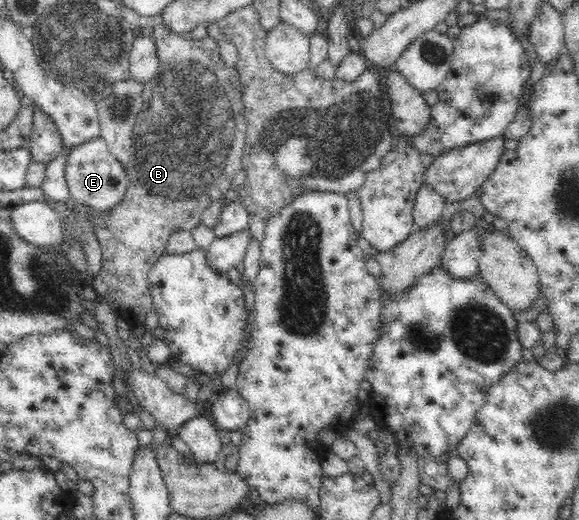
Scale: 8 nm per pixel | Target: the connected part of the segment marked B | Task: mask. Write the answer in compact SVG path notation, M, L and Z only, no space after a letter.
M158 20L154 25L152 33L156 42L159 68L156 75L144 84L144 108L138 114L136 127L134 127L132 135L134 152L131 155L128 165L125 167L125 172L129 177L128 189L124 194L123 200L114 207L114 209L107 212L96 212L90 217L93 232L95 233L96 239L102 250L102 267L99 276L107 285L108 300L111 303L112 309L116 312L117 318L126 321L134 332L142 331L146 323L148 312L153 309L147 275L154 263L160 259L160 256L164 255L170 236L175 231L191 232L197 225L200 225L204 219L204 211L230 189L234 175L243 170L243 149L245 148L247 128L247 122L245 121L245 115L243 114L243 93L237 68L229 68L226 66L222 58L220 58L220 54L218 54L220 48L216 42L214 42L214 38L207 36L201 40L193 40L182 37L181 34L172 31L161 20Z

